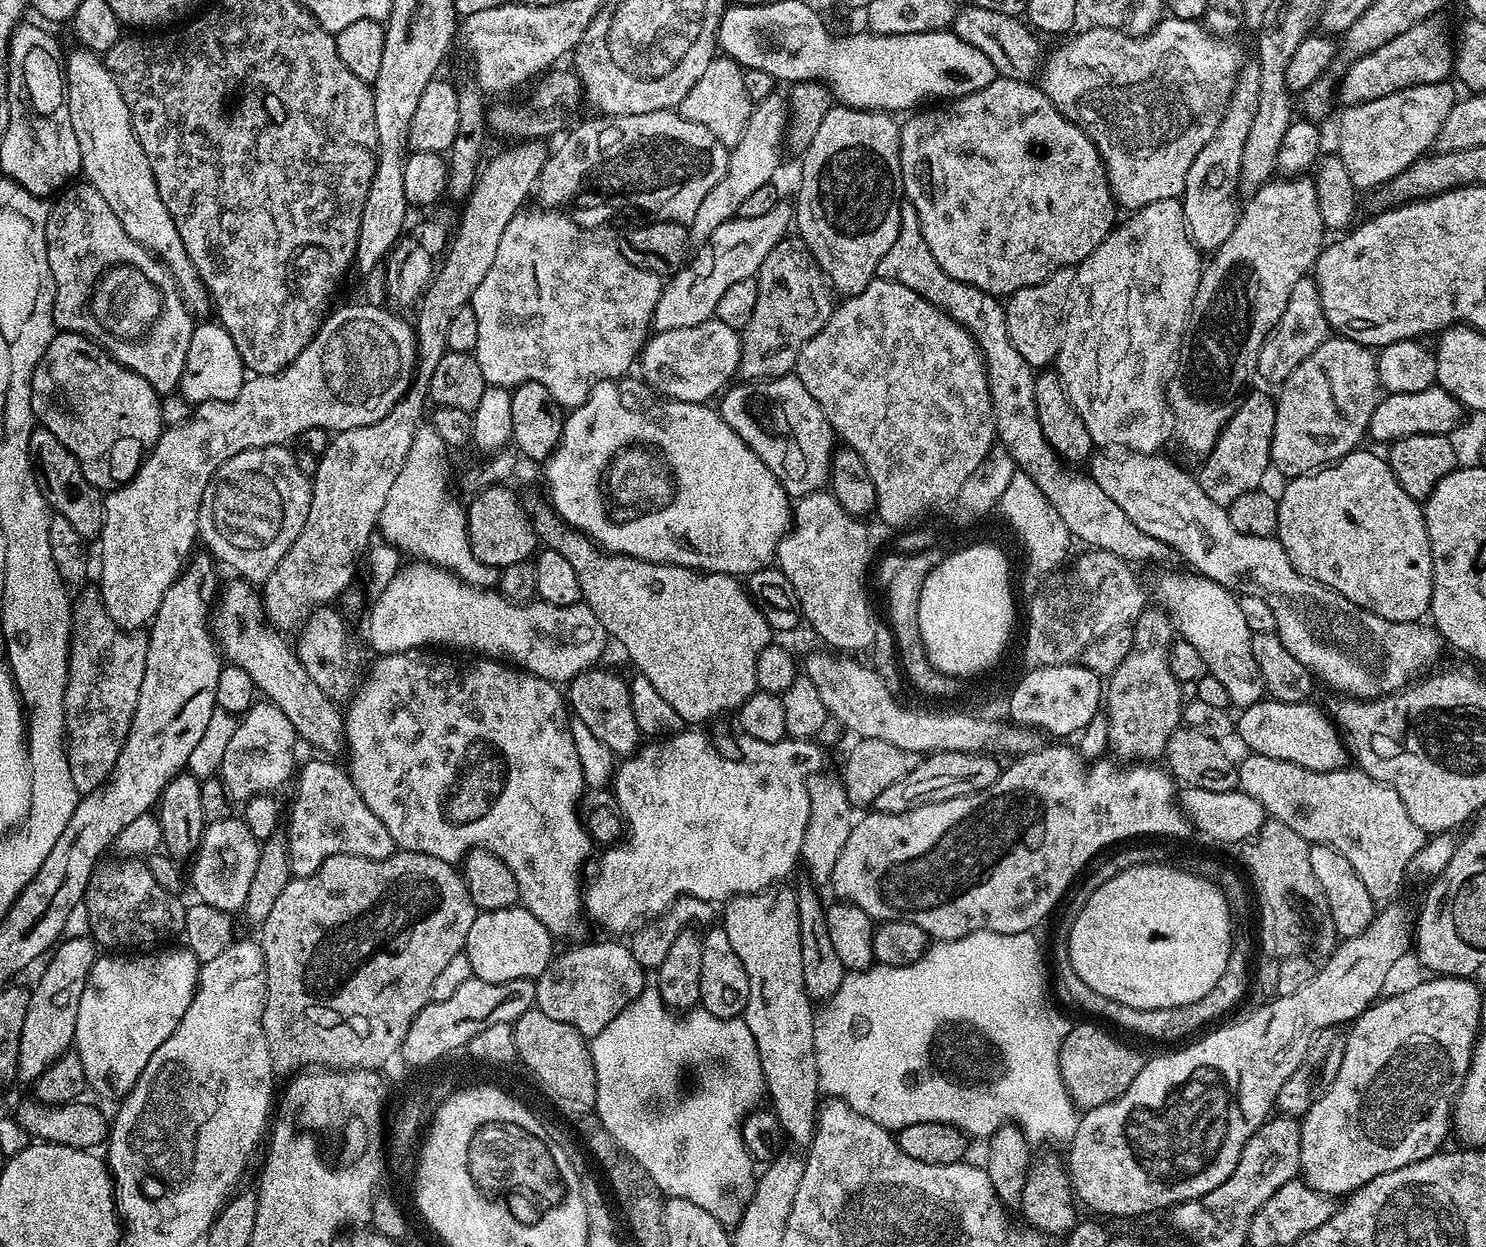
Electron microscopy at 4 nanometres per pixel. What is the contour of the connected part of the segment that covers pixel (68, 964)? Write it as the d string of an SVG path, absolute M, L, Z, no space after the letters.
M88 938L66 940L55 945L54 951L47 957L48 965L45 966L40 981L34 986L31 985L28 994L26 1022L22 1022L22 1038L18 1046L16 1067L17 1077L21 1081L36 1081L42 1070L46 1070L46 1066L50 1066L73 1047L76 1038L78 1002L82 1002L82 990L96 961L98 948Z

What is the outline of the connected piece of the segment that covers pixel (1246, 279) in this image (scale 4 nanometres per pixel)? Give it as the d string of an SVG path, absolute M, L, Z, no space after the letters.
M1308 178L1279 179L1261 185L1247 197L1248 205L1245 208L1243 205L1236 217L1234 234L1230 234L1230 238L1211 253L1209 260L1212 261L1203 265L1192 303L1187 344L1178 360L1180 369L1176 377L1173 380L1171 377L1166 384L1168 411L1172 414L1175 435L1178 440L1180 436L1181 442L1190 451L1197 452L1200 458L1208 455L1214 442L1218 442L1220 431L1236 413L1236 405L1249 387L1248 379L1253 379L1264 339L1271 334L1278 318L1282 318L1294 282L1305 279L1313 271L1326 244L1326 229L1322 214L1318 214L1315 183Z

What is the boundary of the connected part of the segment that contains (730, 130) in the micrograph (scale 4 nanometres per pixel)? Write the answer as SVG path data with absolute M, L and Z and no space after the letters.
M717 55L706 66L706 74L694 82L690 94L682 98L678 106L681 116L687 118L690 122L698 122L718 138L725 146L731 146L742 138L742 130L746 130L746 122L752 113L754 102L746 94L746 86L742 86L744 69L736 63L735 60L729 60L727 56Z

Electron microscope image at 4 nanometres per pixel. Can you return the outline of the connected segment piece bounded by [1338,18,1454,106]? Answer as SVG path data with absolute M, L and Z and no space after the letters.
M1436 18L1421 19L1419 24L1412 24L1410 30L1400 32L1382 46L1353 59L1356 61L1349 66L1340 88L1338 84L1338 100L1341 100L1341 105L1370 102L1391 92L1413 88L1415 84L1439 84L1447 81L1454 68L1454 36L1452 40L1447 26L1432 19Z

